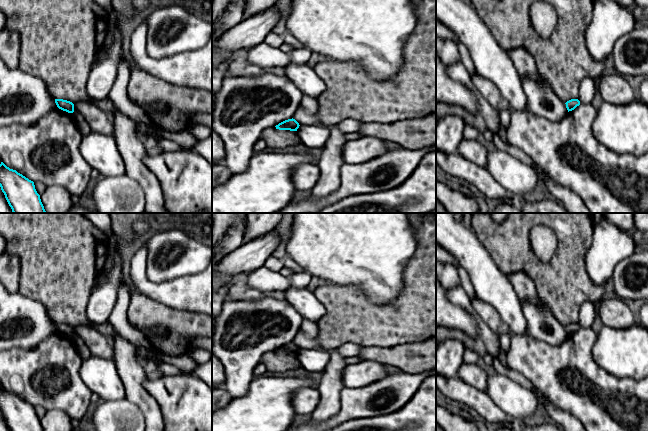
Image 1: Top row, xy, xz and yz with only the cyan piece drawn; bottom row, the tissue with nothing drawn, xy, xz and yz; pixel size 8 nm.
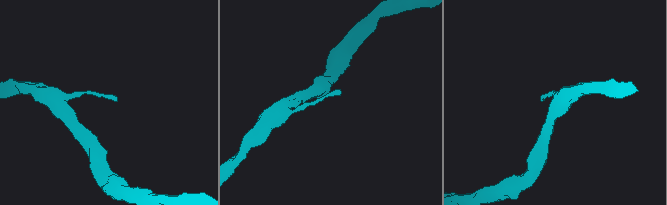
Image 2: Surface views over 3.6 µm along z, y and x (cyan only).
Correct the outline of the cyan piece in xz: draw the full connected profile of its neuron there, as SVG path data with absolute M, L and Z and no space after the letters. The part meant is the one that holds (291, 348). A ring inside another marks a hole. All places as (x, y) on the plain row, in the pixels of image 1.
M292 342L292 343L288 343L279 347L275 351L276 353L279 353L279 354L297 355L299 350L300 350L299 347L295 343Z

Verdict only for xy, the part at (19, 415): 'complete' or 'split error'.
complete

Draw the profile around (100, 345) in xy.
M76 326L73 328L74 336L80 338L87 345L91 355L106 360L113 359L114 346L110 337L88 326Z

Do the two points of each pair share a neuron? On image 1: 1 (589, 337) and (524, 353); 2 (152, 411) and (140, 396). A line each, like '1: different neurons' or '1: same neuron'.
1: same neuron
2: same neuron

